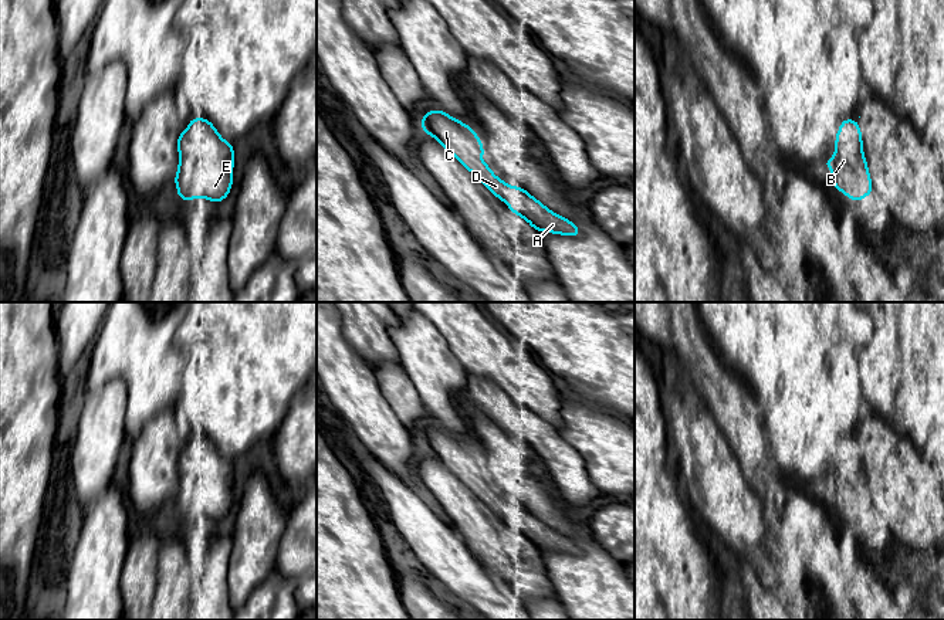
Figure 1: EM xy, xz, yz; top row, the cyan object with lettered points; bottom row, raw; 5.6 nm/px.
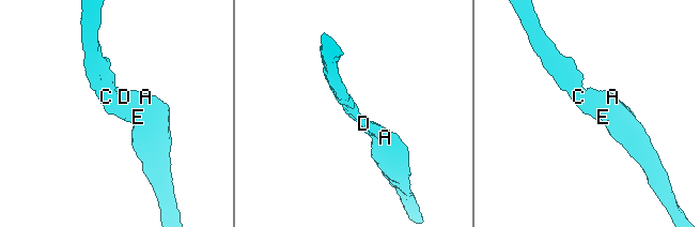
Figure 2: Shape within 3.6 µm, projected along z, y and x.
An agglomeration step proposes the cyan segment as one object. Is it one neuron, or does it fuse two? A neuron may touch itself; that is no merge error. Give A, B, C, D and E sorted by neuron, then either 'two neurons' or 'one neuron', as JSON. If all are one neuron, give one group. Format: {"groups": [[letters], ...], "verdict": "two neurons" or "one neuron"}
{"groups": [["A", "B", "C", "D", "E"]], "verdict": "one neuron"}

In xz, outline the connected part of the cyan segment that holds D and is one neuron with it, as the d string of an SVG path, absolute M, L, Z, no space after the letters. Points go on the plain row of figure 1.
M439 427L427 428L422 434L422 448L437 457L495 515L503 518L512 531L527 538L534 548L572 555L582 552L576 542L552 531L522 505L512 505L497 495L487 480L481 480L484 464L471 444Z

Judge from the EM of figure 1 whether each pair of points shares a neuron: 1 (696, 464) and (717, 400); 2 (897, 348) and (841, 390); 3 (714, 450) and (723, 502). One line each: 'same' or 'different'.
1: different
2: different
3: same

